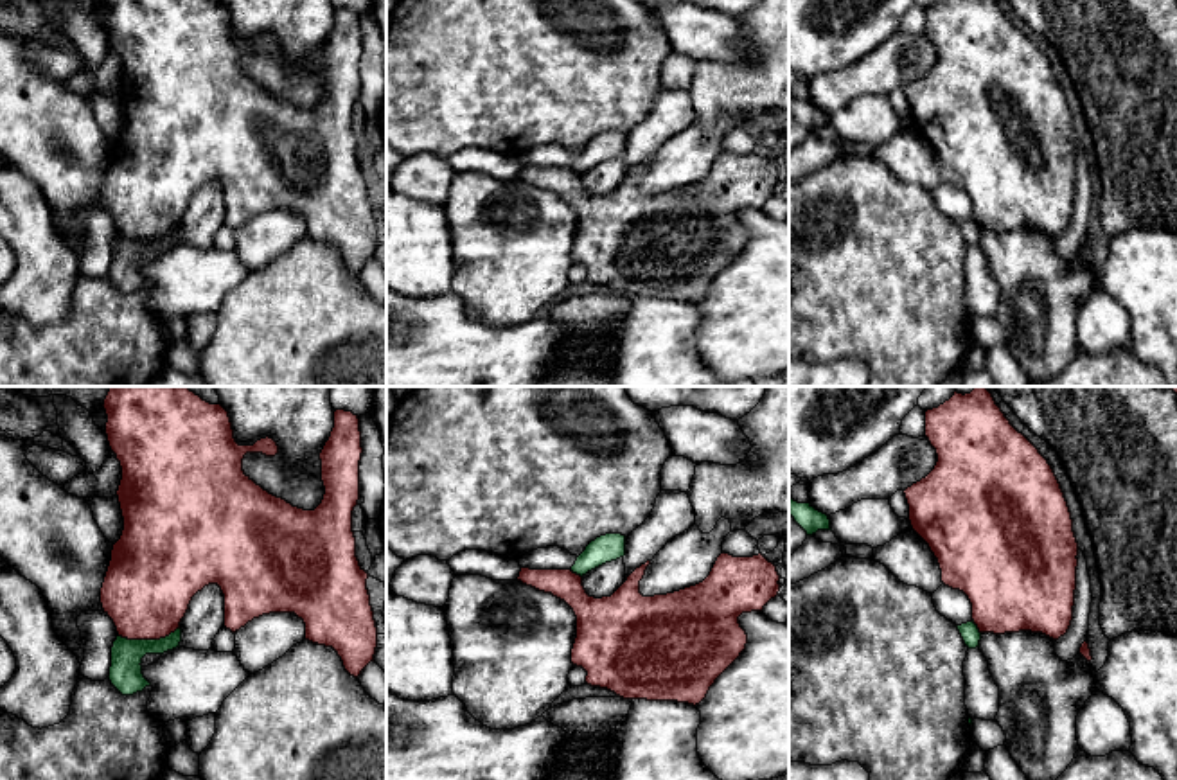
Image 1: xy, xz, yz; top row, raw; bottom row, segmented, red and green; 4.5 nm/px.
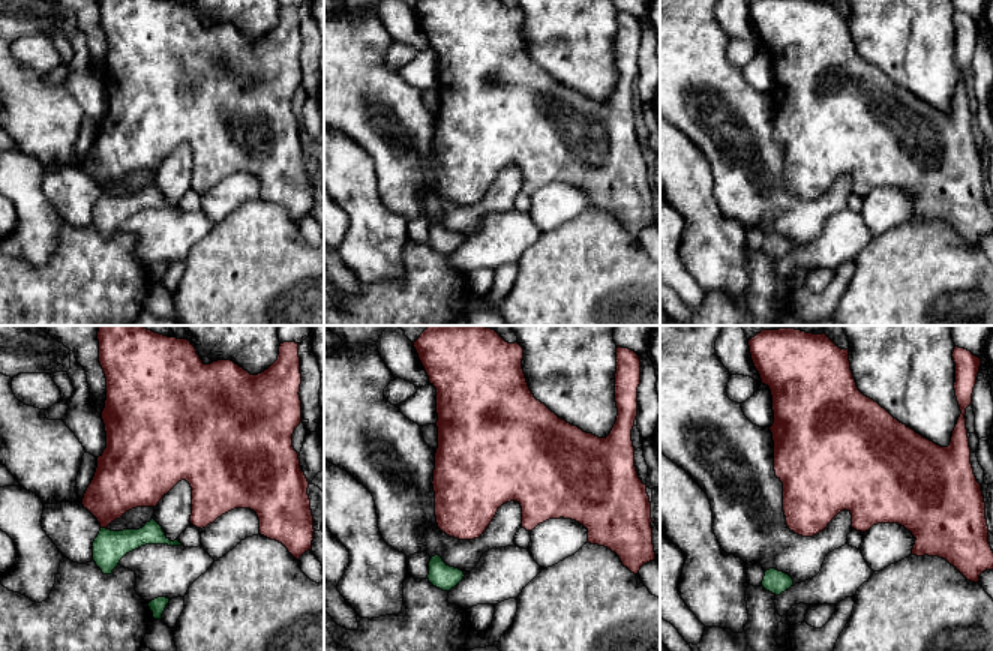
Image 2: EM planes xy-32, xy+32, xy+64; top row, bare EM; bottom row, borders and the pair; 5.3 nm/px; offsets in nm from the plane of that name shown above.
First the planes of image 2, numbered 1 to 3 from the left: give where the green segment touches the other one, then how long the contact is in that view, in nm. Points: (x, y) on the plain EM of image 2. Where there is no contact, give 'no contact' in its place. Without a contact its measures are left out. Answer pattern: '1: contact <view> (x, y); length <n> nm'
1: contact xy-32 (104, 191); length 40 nm
2: no contact
3: no contact

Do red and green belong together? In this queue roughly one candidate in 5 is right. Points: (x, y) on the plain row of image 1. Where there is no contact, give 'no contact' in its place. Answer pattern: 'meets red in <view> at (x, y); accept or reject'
meets red in xy at (148, 236); reject

